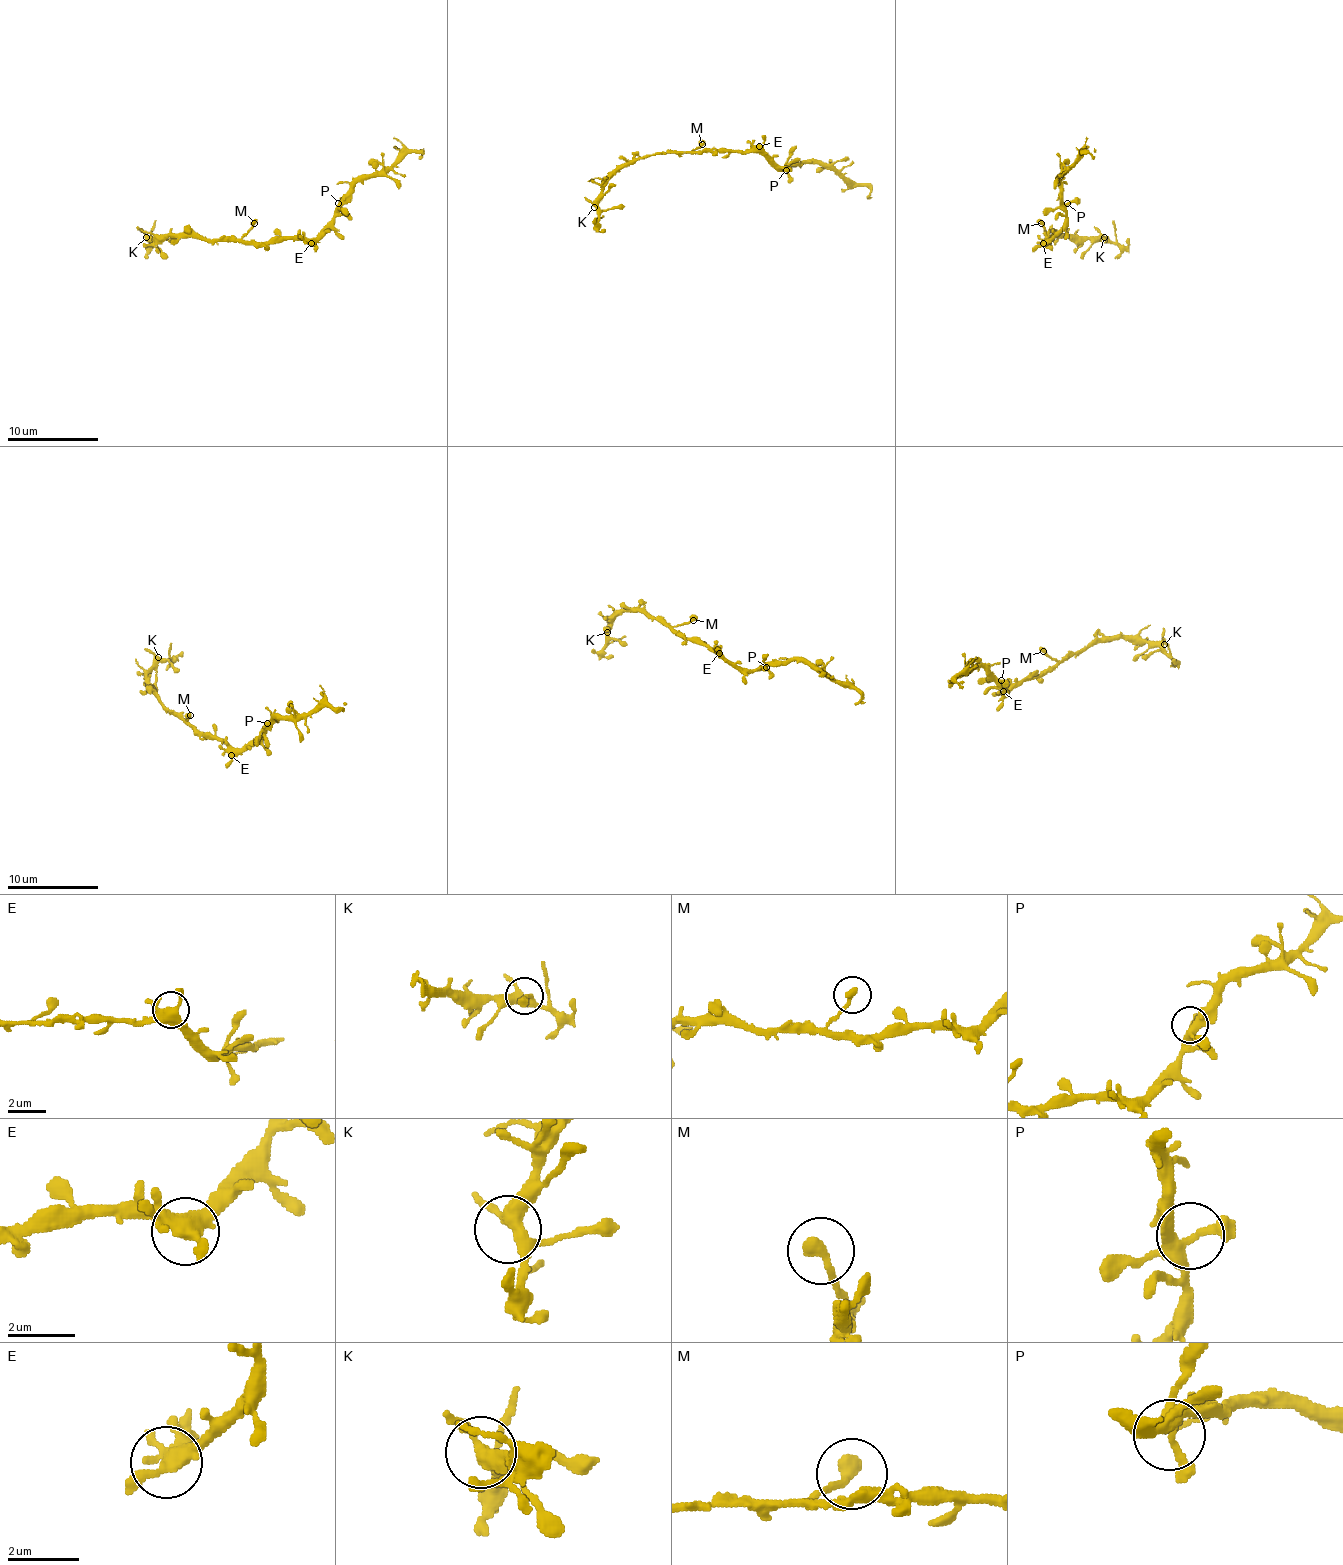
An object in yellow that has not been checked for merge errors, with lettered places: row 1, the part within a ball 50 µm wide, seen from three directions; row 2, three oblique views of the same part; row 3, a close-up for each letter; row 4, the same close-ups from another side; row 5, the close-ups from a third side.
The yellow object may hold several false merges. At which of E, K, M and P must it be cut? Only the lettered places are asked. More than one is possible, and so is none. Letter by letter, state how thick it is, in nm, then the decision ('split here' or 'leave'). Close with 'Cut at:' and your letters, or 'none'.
E: 400 nm thick; leave
K: 360 nm thick; leave
M: 400 nm thick; leave
P: 340 nm thick; leave
Cut at: none

